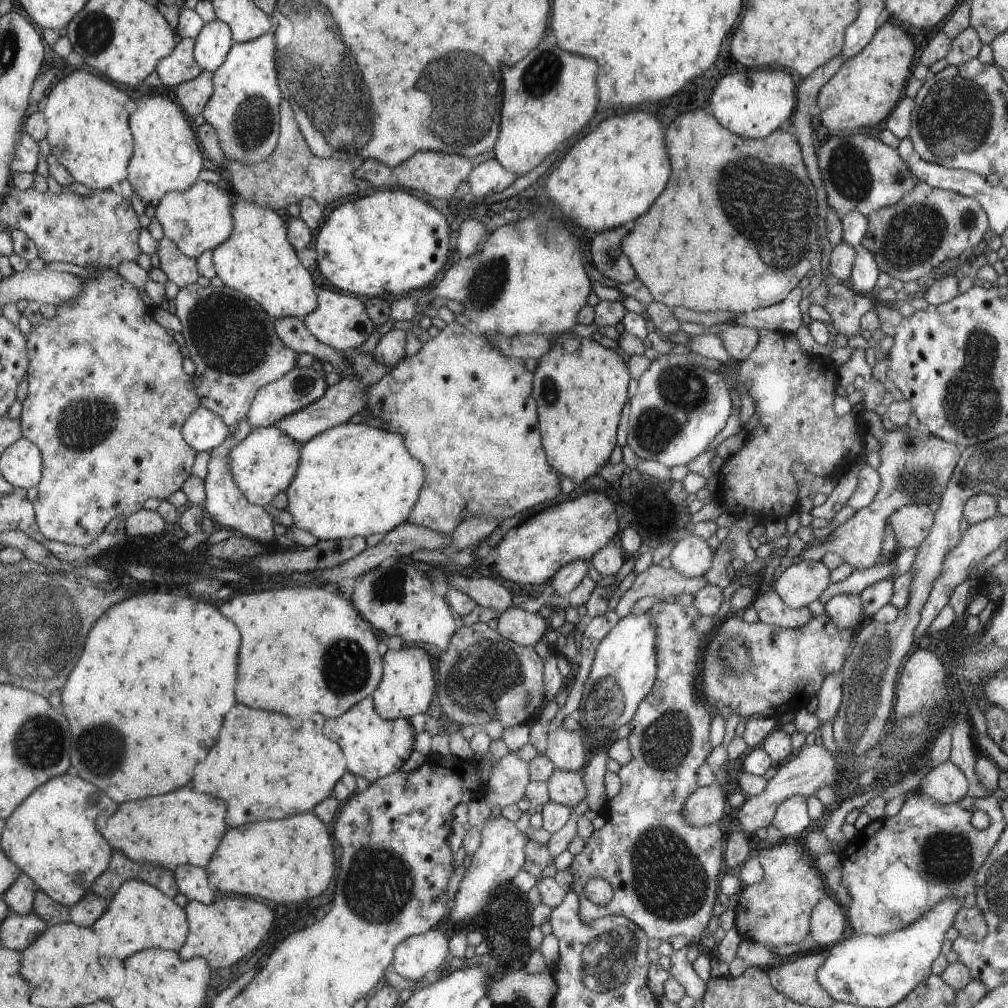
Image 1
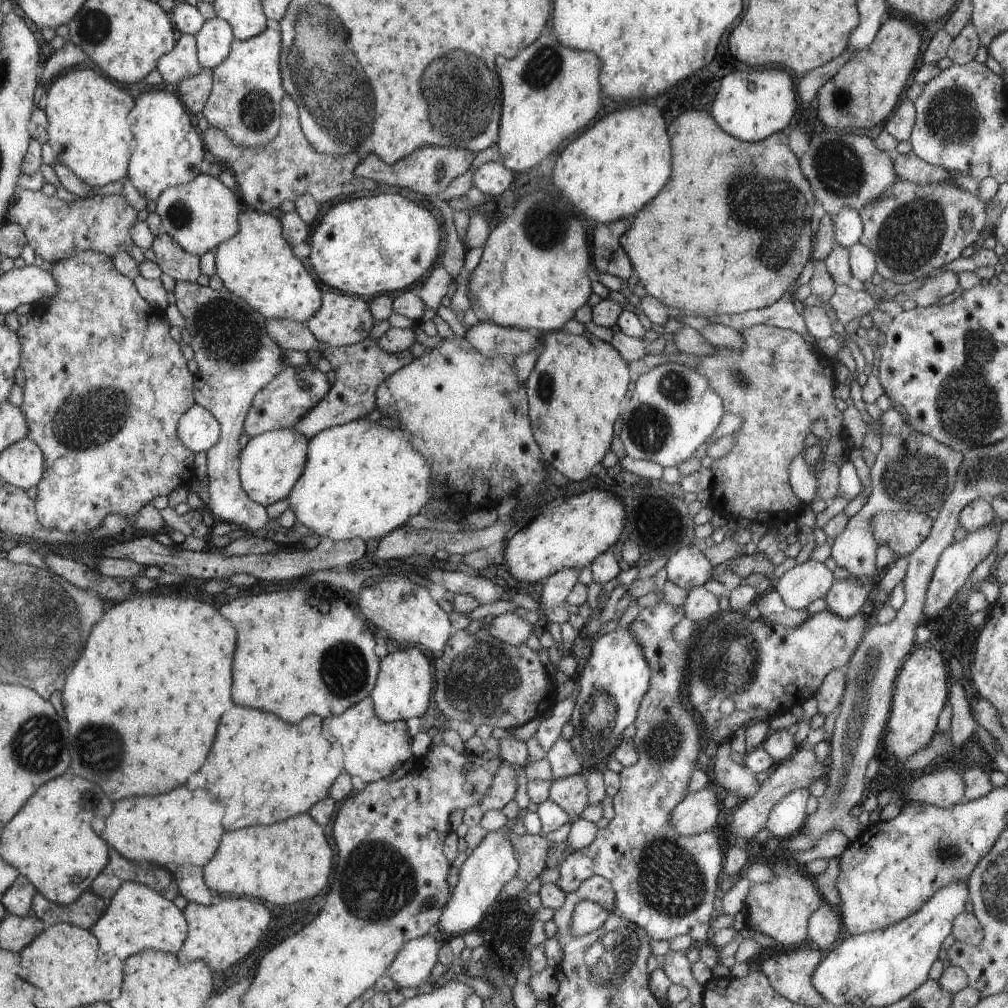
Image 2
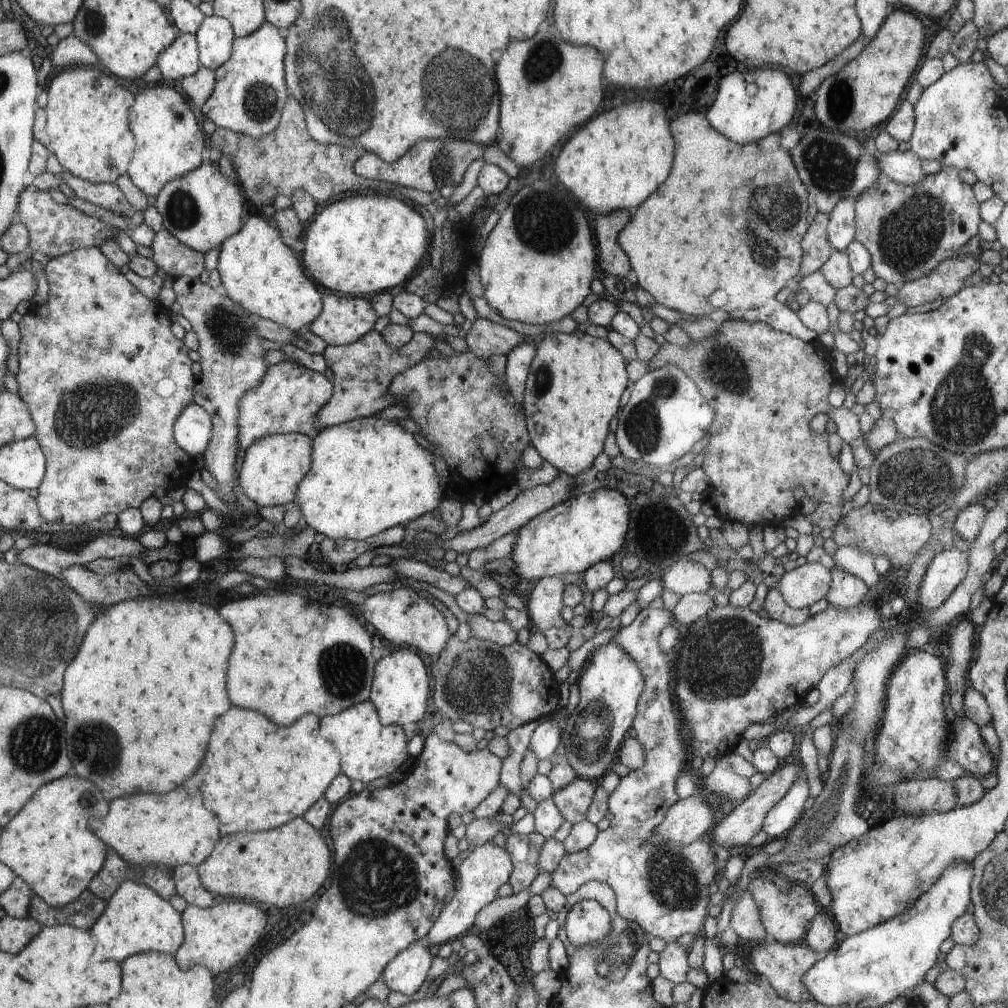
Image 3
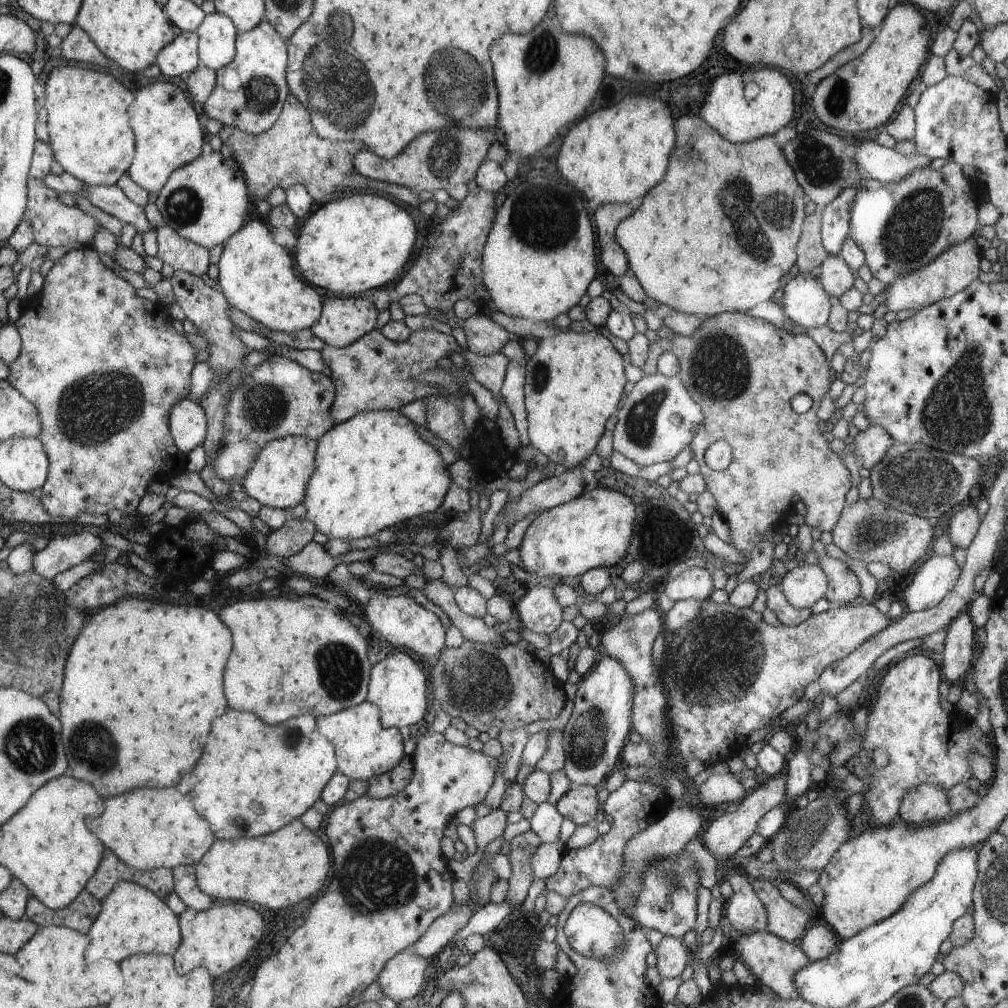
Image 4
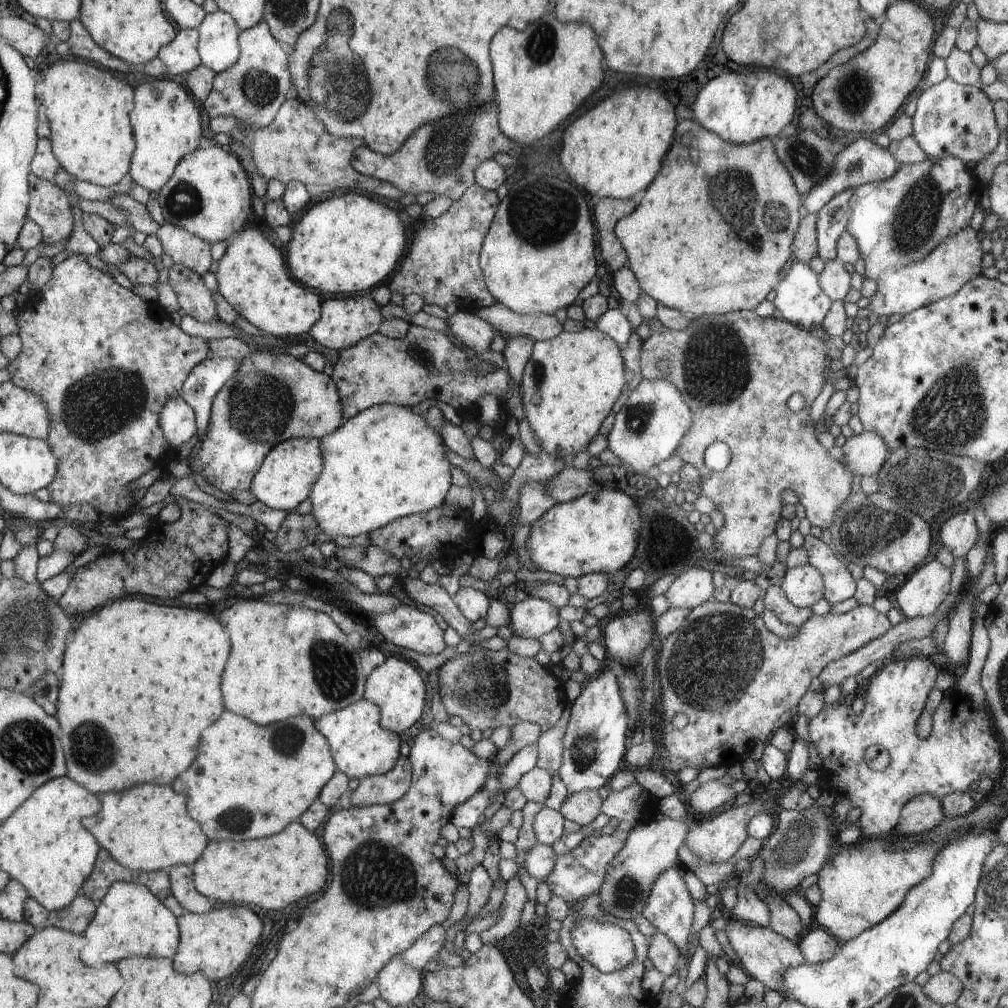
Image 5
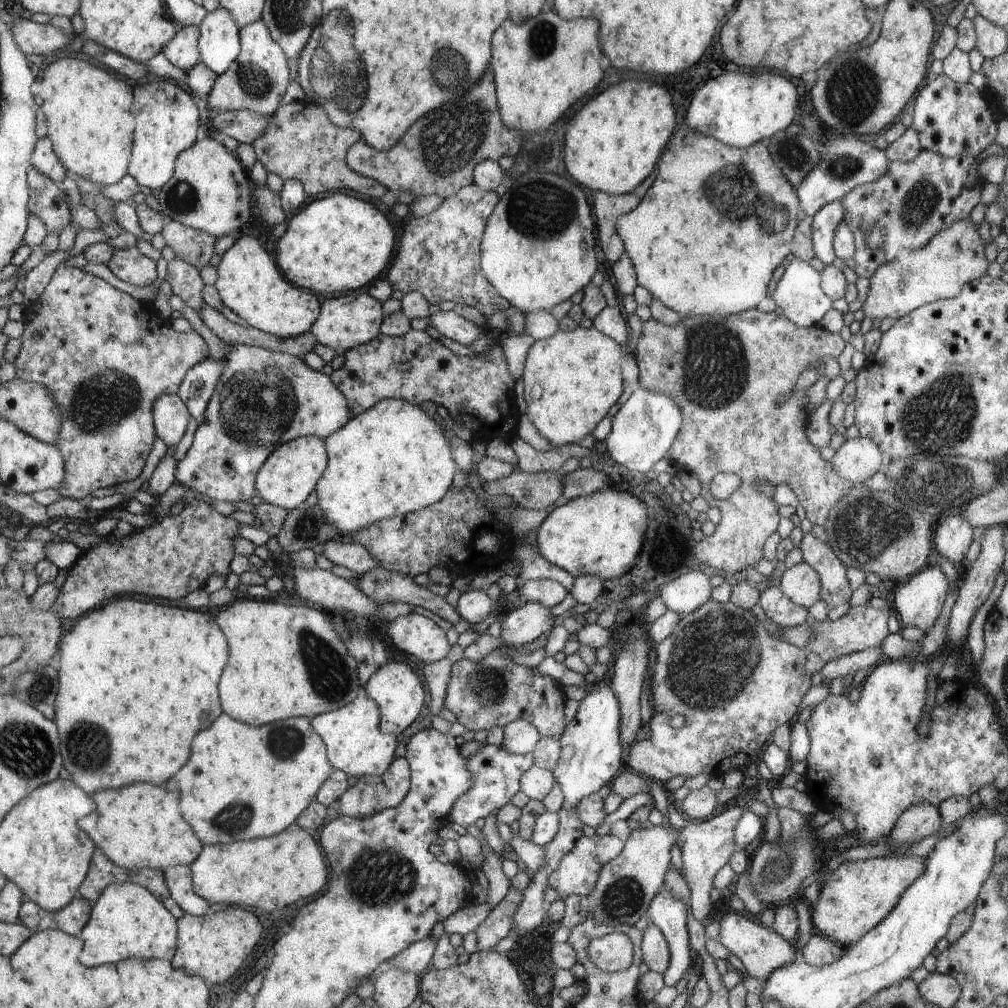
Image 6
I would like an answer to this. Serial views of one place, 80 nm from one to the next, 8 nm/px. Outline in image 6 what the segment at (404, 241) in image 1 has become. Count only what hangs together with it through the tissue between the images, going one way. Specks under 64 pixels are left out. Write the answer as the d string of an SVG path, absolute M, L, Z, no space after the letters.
M340 191L340 194L331 194L328 198L310 202L292 216L288 220L286 232L276 242L275 253L277 265L292 285L300 285L300 288L313 290L318 294L344 294L367 287L380 278L380 272L389 266L392 246L394 232L390 230L388 218L374 206L366 204L366 201L344 196L344 192Z

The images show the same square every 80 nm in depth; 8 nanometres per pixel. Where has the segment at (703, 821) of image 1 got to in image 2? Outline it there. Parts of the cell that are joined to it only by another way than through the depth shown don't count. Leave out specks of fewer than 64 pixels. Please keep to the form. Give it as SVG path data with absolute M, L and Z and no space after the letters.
M714 784L688 794L672 813L671 822L676 826L676 832L680 836L694 836L711 831L717 825L721 810L724 810L718 795Z

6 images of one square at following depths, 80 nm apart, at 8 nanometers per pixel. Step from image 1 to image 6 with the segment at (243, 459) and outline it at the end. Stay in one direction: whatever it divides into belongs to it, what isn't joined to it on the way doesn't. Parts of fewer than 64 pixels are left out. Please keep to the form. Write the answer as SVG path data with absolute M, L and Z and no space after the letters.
M306 435L278 446L267 458L256 478L257 494L266 503L281 506L287 511L302 505L327 470L329 456L323 439Z

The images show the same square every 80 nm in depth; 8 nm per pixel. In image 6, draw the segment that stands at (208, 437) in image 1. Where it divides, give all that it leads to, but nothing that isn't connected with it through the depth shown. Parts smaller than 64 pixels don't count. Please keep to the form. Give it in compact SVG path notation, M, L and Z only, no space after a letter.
M163 394L156 400L152 416L154 418L155 433L168 447L176 446L188 426L191 417L186 403L176 394Z

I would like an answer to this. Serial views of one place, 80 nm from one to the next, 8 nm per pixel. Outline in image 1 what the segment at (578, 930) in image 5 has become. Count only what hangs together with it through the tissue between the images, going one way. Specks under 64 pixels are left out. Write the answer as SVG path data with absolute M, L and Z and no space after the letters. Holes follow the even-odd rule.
M660 601L659 603L654 603L650 610L651 614L655 616L655 626L659 628L658 676L655 678L655 686L651 690L651 693L648 694L642 704L639 705L635 717L630 722L631 734L627 739L629 740L633 757L628 764L621 766L620 770L618 770L617 775L621 778L620 792L618 792L614 798L609 798L606 804L608 807L600 812L606 820L606 825L600 828L600 830L595 830L592 833L590 840L584 845L583 850L574 855L572 863L567 868L572 873L572 878L574 878L574 882L570 884L569 889L574 890L580 898L580 920L586 922L586 924L590 924L590 922L594 922L594 920L598 920L598 918L604 918L604 916L608 916L608 914L623 915L624 918L631 919L636 926L642 928L654 941L666 942L668 939L679 935L686 936L688 939L692 938L691 940L694 941L695 939L699 939L699 936L704 930L707 930L708 923L713 916L713 908L719 895L718 876L720 876L720 872L722 872L722 862L724 862L724 846L722 846L724 840L722 840L723 833L720 831L719 824L692 827L690 823L686 823L683 819L683 808L686 806L687 798L696 790L696 770L705 763L706 757L714 749L708 741L708 736L710 736L710 723L713 719L712 710L703 698L701 692L698 692L696 686L694 686L698 674L701 674L703 660L700 654L706 636L700 634L692 627L694 620L701 616L699 611L692 606L685 607L678 602L667 603ZM598 877L609 882L612 888L614 888L614 897L606 906L599 906L598 904L590 902L583 891L590 879Z

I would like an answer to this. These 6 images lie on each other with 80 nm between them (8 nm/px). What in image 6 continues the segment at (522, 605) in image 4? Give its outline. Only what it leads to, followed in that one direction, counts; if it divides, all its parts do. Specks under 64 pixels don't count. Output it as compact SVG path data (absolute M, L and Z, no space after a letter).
M527 602L525 606L517 607L504 616L500 638L508 647L521 647L553 628L554 618L549 608Z

